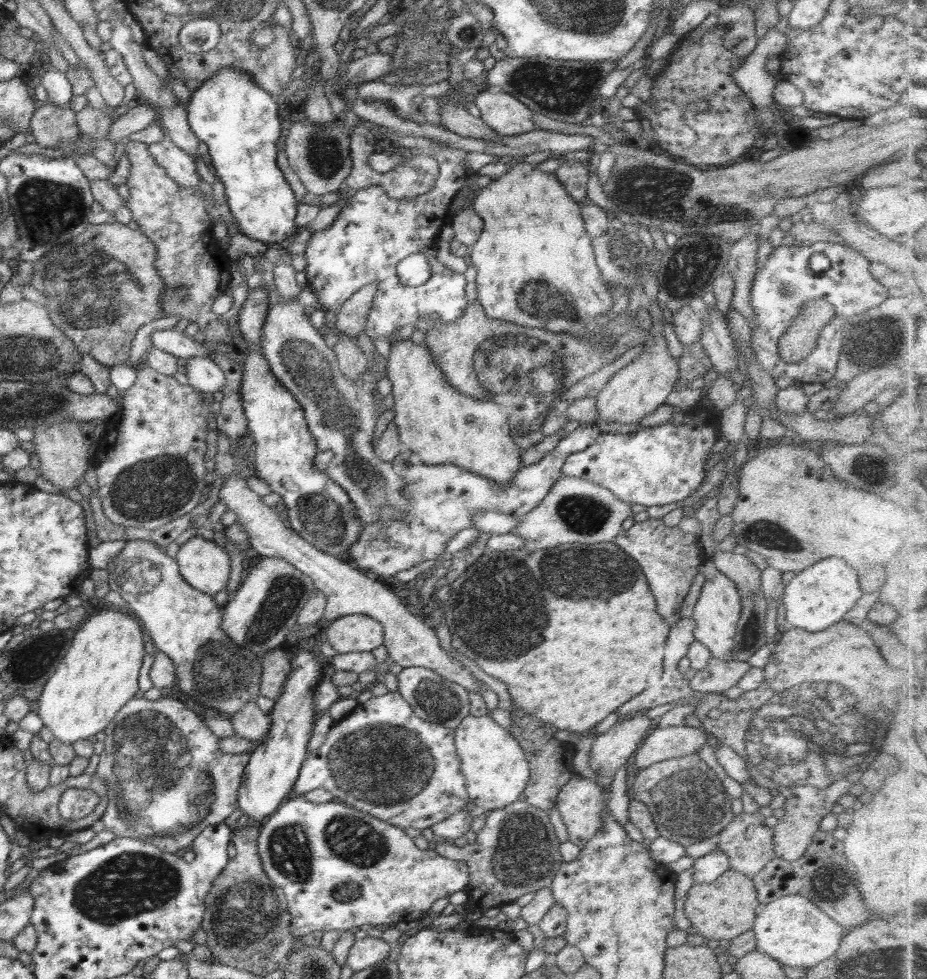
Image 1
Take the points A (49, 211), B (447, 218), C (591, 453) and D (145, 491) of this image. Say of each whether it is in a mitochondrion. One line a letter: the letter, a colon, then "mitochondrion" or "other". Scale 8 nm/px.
A: mitochondrion
B: other
C: other
D: mitochondrion

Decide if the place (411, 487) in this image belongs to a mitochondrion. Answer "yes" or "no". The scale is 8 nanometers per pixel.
yes

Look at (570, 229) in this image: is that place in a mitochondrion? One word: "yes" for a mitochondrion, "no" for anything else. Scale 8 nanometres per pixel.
no

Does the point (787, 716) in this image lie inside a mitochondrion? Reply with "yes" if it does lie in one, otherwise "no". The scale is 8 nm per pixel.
yes

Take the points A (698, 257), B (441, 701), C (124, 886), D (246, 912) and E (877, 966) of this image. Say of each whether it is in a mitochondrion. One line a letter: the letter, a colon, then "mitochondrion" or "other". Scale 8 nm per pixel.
A: mitochondrion
B: mitochondrion
C: mitochondrion
D: mitochondrion
E: mitochondrion

